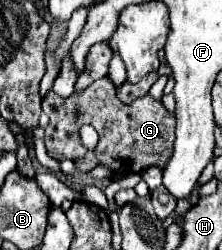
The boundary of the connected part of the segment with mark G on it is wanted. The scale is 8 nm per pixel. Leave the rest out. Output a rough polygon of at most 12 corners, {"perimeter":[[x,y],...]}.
{"perimeter":[[110,77],[42,99],[48,155],[80,159],[98,131],[118,175],[166,167],[176,119],[150,95],[124,105]]}

